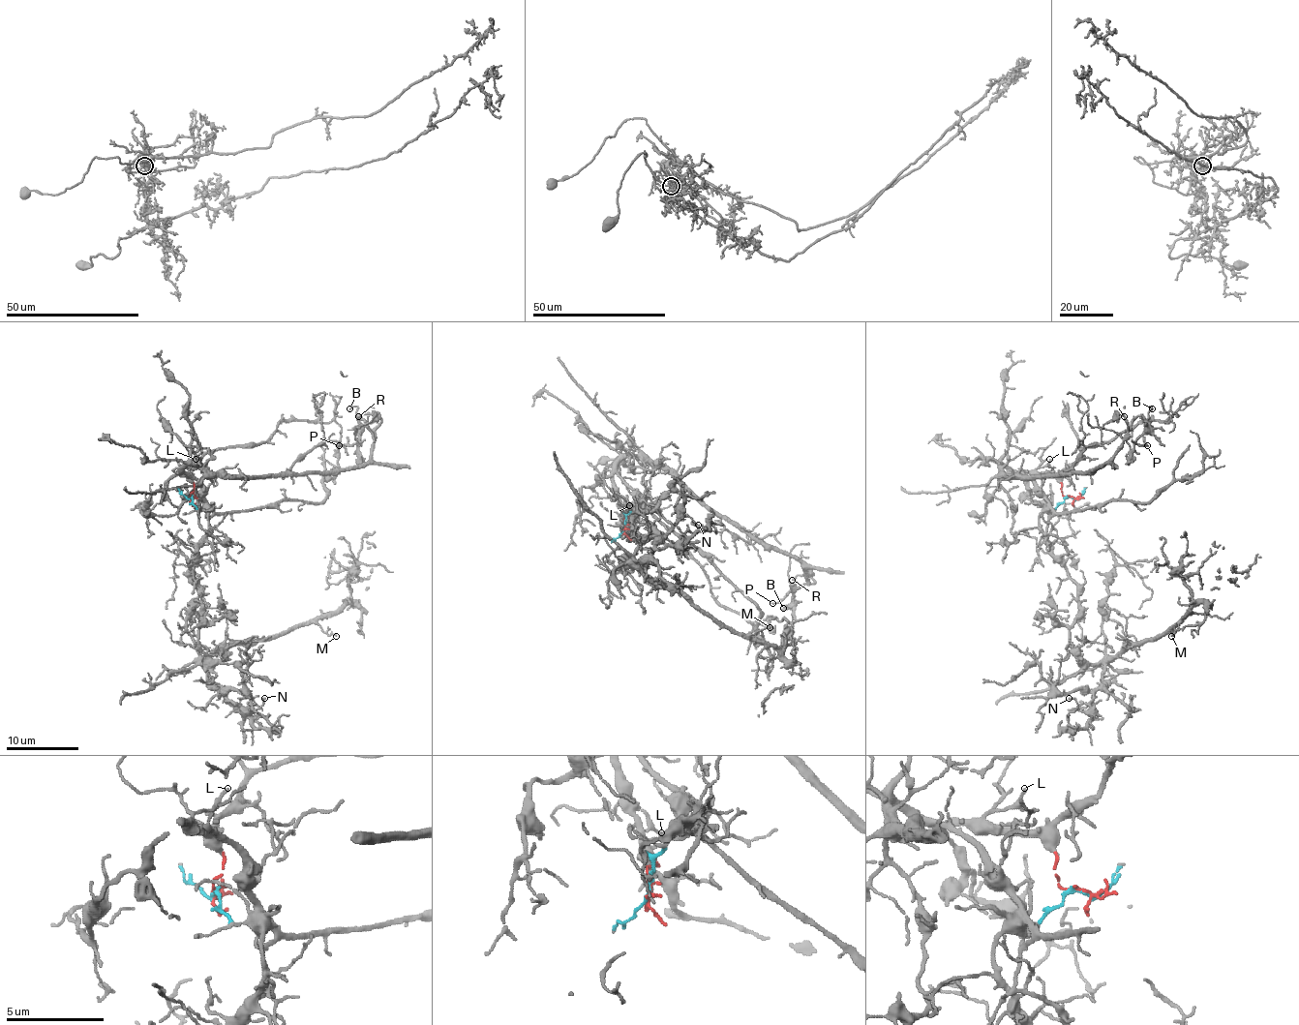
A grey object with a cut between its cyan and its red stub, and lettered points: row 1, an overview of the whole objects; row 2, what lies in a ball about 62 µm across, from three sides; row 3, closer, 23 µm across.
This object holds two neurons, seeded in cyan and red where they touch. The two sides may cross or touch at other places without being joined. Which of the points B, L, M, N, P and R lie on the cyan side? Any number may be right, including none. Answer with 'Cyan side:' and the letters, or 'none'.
Cyan side: M, N

